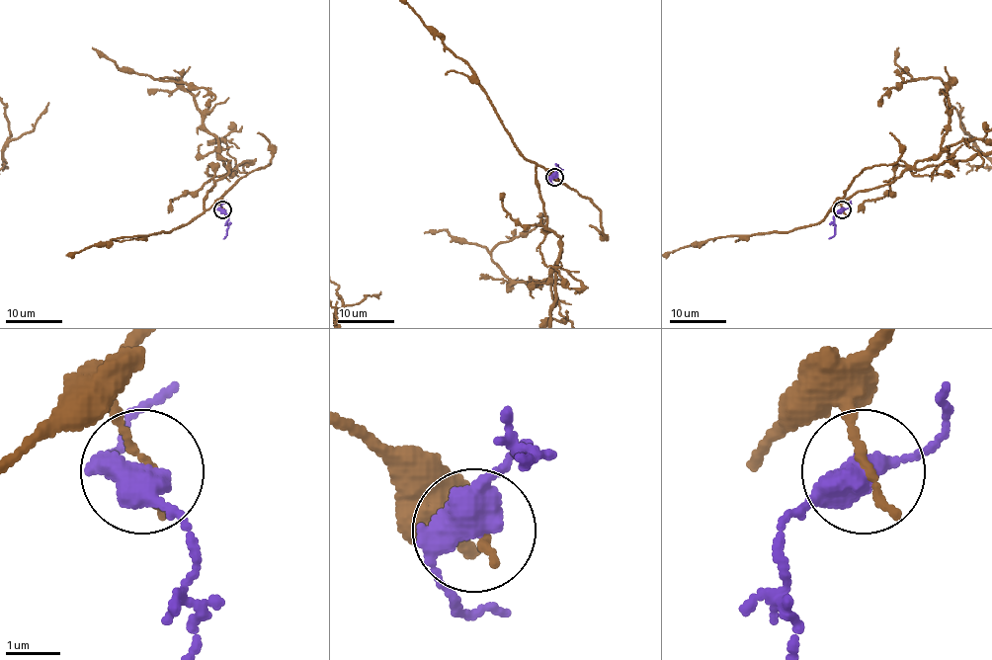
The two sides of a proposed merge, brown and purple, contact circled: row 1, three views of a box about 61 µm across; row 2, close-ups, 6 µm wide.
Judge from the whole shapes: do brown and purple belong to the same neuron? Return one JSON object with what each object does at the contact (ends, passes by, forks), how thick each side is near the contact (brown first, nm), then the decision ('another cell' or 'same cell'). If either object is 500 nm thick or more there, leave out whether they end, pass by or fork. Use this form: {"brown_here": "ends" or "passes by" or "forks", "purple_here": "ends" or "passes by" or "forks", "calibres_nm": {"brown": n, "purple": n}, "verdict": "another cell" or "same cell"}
{"calibres_nm": {"brown": 160, "purple": 500}, "verdict": "another cell"}

